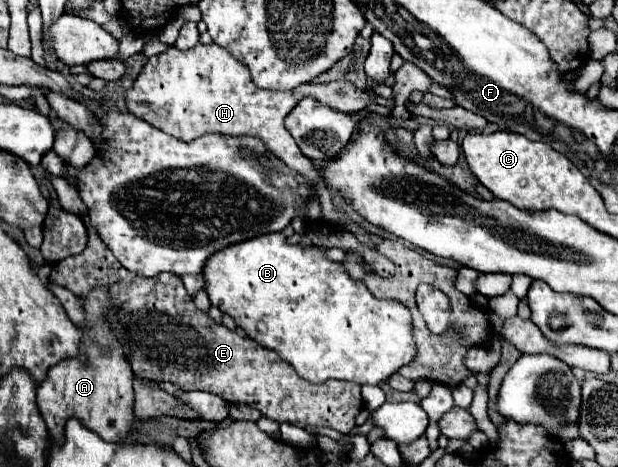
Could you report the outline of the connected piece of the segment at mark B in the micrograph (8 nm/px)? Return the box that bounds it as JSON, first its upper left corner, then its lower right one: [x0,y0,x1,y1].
[204,232,416,384]

